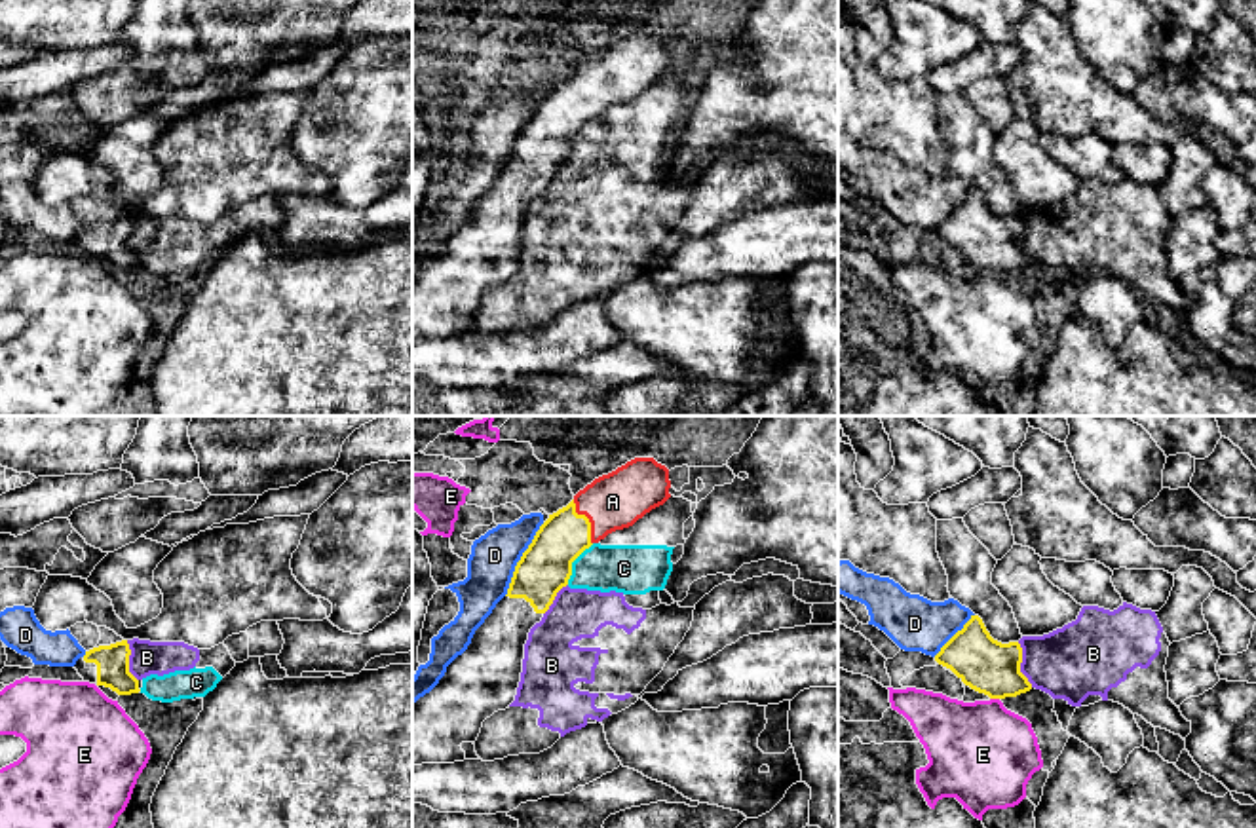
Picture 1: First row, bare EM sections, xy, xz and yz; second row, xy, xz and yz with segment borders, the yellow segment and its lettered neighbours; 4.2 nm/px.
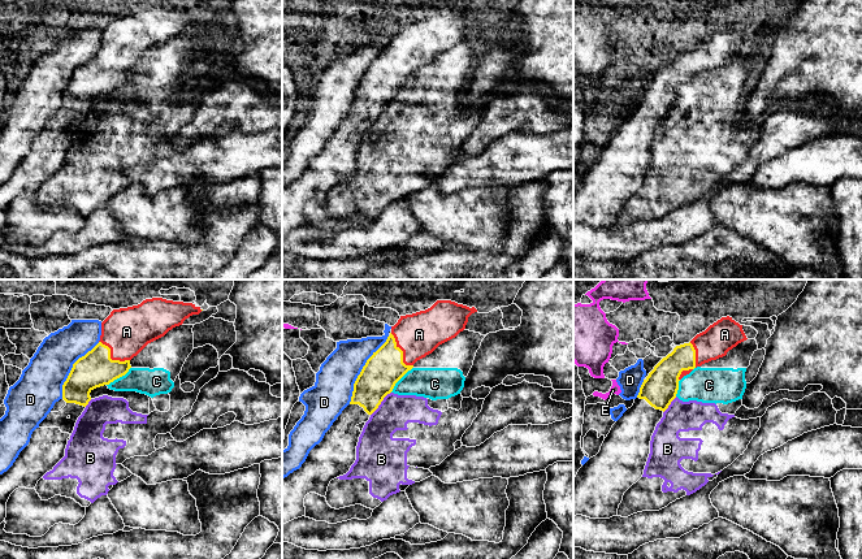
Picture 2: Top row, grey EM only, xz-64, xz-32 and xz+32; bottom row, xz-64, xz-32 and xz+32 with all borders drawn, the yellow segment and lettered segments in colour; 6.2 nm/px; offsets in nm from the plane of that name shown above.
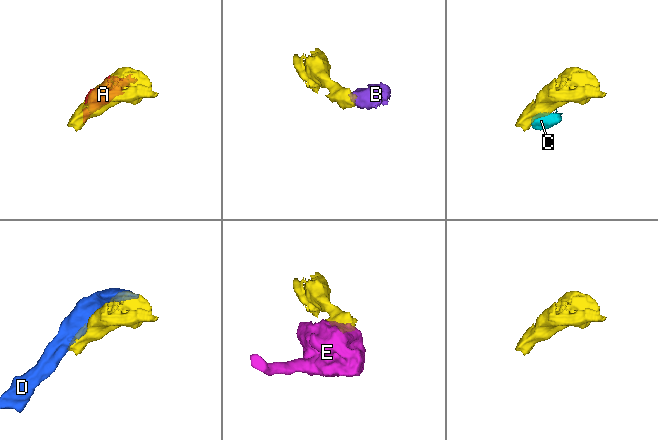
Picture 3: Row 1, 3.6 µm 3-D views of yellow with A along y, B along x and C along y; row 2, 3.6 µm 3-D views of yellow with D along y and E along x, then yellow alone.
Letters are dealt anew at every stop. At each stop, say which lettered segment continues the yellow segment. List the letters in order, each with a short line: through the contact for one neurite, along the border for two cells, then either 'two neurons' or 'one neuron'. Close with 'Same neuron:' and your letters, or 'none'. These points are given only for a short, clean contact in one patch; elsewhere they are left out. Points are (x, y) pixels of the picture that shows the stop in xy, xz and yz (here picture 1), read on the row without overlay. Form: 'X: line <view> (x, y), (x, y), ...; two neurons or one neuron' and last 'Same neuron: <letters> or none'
A: one neuron
B: line yz (1017, 217), (1021, 223), (1021, 245), (1032, 261); two neurons
C: line xz (593, 118), (572, 137), (572, 149), (567, 158); two neurons
D: two neurons
E: line yz (990, 272), (998, 274); two neurons
Same neuron: A

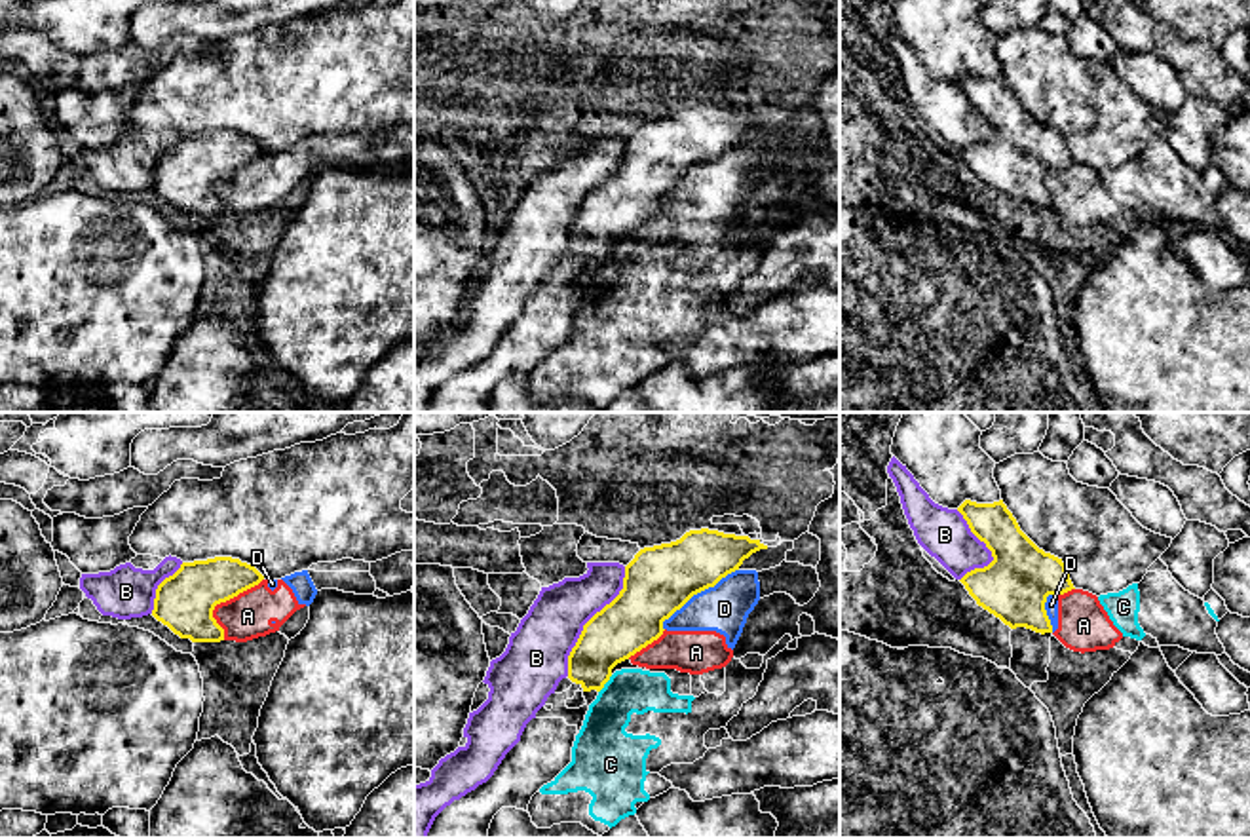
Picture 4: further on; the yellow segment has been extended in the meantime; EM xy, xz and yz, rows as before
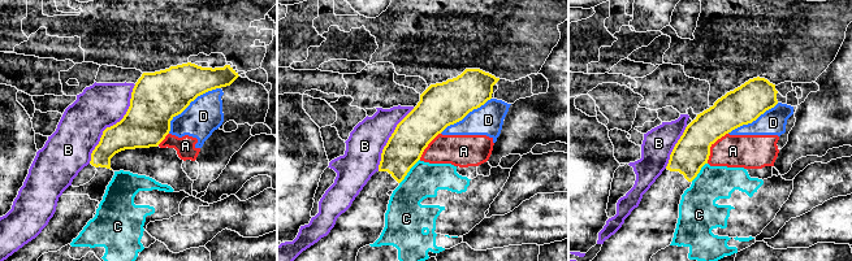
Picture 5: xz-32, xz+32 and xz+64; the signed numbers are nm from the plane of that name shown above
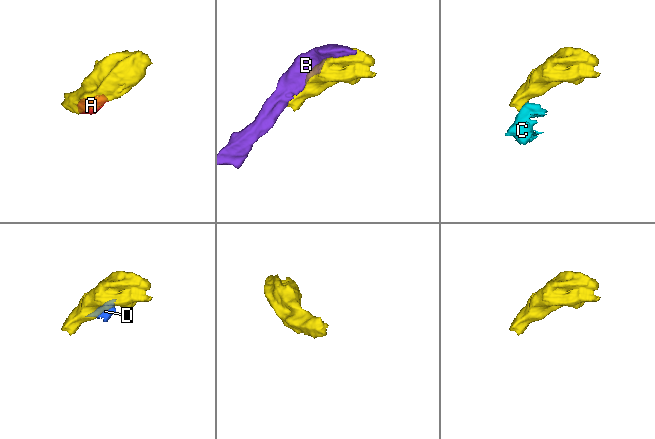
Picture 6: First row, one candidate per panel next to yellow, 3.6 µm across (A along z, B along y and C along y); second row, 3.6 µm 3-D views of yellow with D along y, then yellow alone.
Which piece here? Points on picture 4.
A: line xy (263, 152), (215, 181), (213, 192), (223, 204), (223, 213); two neurons
B: two neurons
C: line xz (612, 249), (599, 266); two neurons
D: two neurons
Same neuron: none

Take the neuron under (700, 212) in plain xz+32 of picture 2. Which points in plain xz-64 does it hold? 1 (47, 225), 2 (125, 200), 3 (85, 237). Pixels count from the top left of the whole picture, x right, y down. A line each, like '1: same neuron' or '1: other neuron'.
1: other neuron
2: other neuron
3: same neuron

